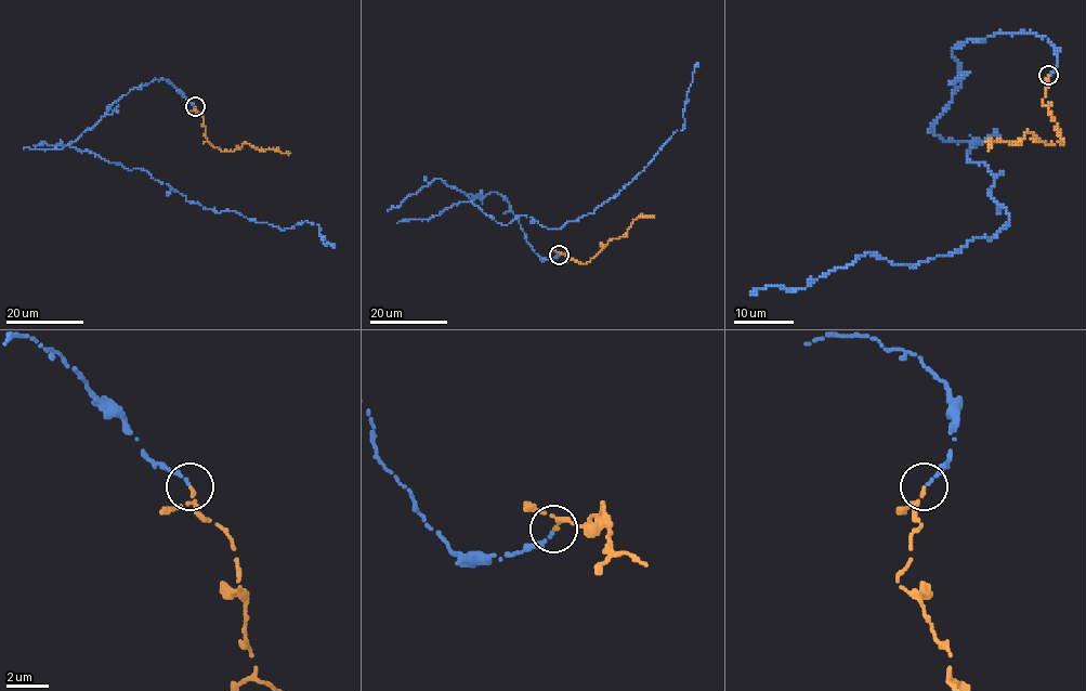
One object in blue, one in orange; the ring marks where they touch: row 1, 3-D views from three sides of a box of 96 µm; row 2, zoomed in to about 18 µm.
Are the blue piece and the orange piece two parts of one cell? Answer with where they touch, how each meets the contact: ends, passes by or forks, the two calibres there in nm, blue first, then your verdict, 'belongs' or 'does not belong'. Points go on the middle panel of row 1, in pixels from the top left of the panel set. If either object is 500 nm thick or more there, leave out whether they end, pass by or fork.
place (559, 255); blue ends; orange passes by; calibres 170 and 130 nm; belongs

